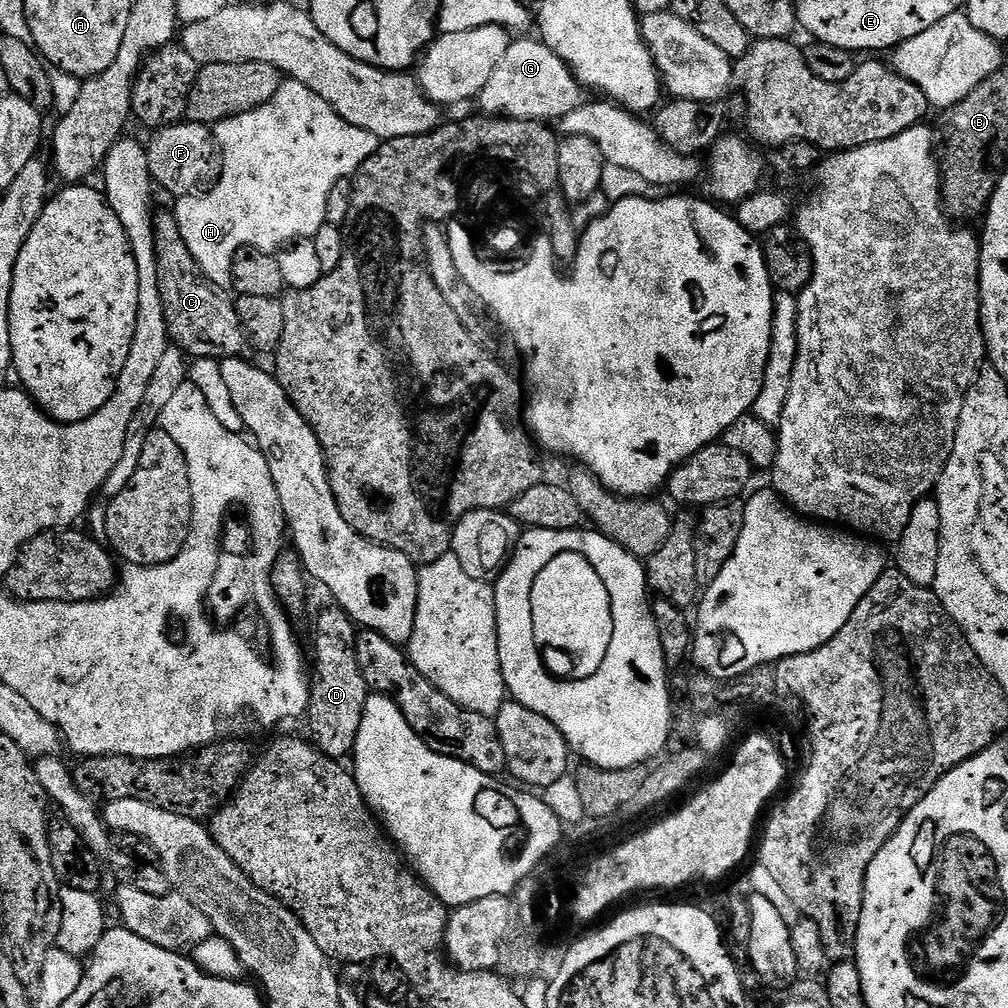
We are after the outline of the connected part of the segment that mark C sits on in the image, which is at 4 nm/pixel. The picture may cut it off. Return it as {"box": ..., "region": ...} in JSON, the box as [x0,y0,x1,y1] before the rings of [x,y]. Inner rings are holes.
{"box":[155,213,248,360],"region":[[[157,213],[155,215],[155,250],[158,258],[159,290],[161,291],[163,308],[166,310],[166,322],[169,339],[185,352],[191,359],[214,358],[223,360],[245,355],[248,343],[238,318],[236,303],[233,295],[227,290],[210,282],[190,254],[181,234],[181,228],[173,213]]]}

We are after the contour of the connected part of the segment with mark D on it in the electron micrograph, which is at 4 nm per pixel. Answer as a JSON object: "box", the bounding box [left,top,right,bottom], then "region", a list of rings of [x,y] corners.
{"box":[307,606,370,758],"region":[[[339,606],[331,607],[316,620],[316,673],[310,676],[307,735],[322,754],[345,758],[353,755],[370,689],[356,657],[357,625]]]}

